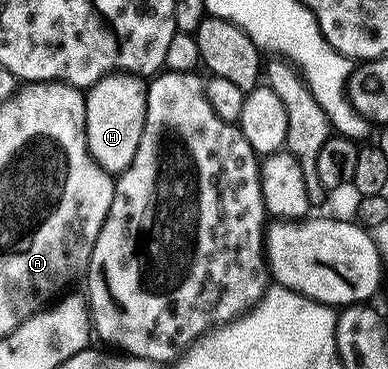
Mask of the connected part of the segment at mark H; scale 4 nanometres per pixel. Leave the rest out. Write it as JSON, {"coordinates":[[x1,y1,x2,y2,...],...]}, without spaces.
{"coordinates":[[112,73,87,90,84,102,90,155,107,173,119,175,130,167,134,151,138,151,138,139,142,139,148,102,145,82,131,73]]}

